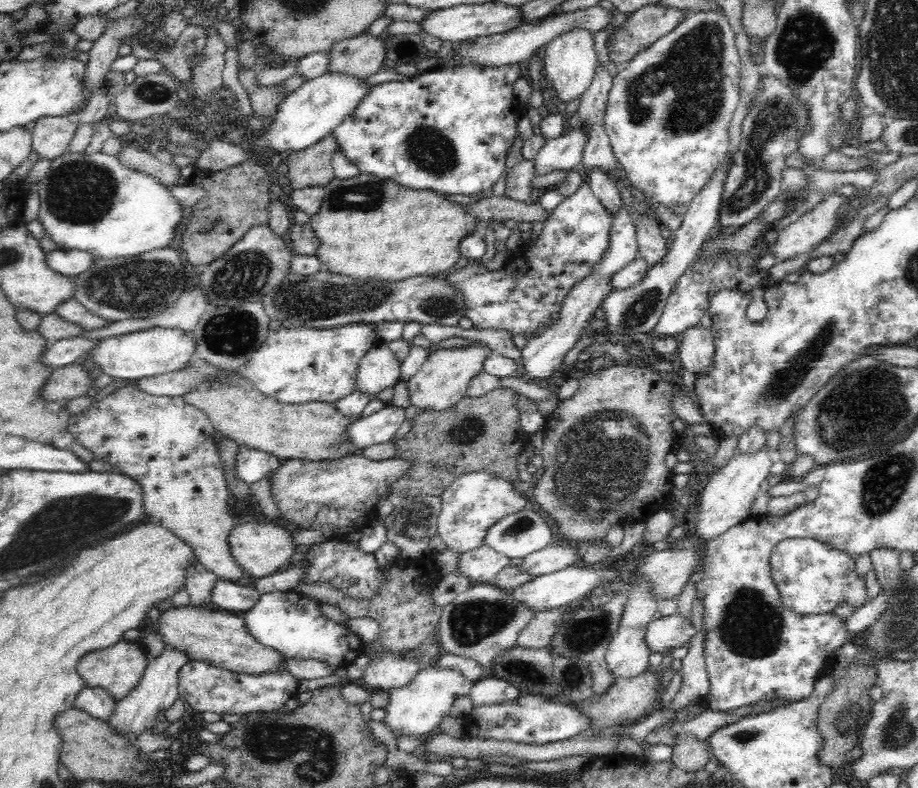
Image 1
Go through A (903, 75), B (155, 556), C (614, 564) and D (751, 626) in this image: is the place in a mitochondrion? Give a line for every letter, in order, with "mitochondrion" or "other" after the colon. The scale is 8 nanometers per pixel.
A: mitochondrion
B: other
C: other
D: mitochondrion

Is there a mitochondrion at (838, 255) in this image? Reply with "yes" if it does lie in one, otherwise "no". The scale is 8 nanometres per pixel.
no

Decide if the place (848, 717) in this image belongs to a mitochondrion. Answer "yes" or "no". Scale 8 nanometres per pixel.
yes

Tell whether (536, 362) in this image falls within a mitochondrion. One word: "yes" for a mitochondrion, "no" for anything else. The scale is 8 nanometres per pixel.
no

